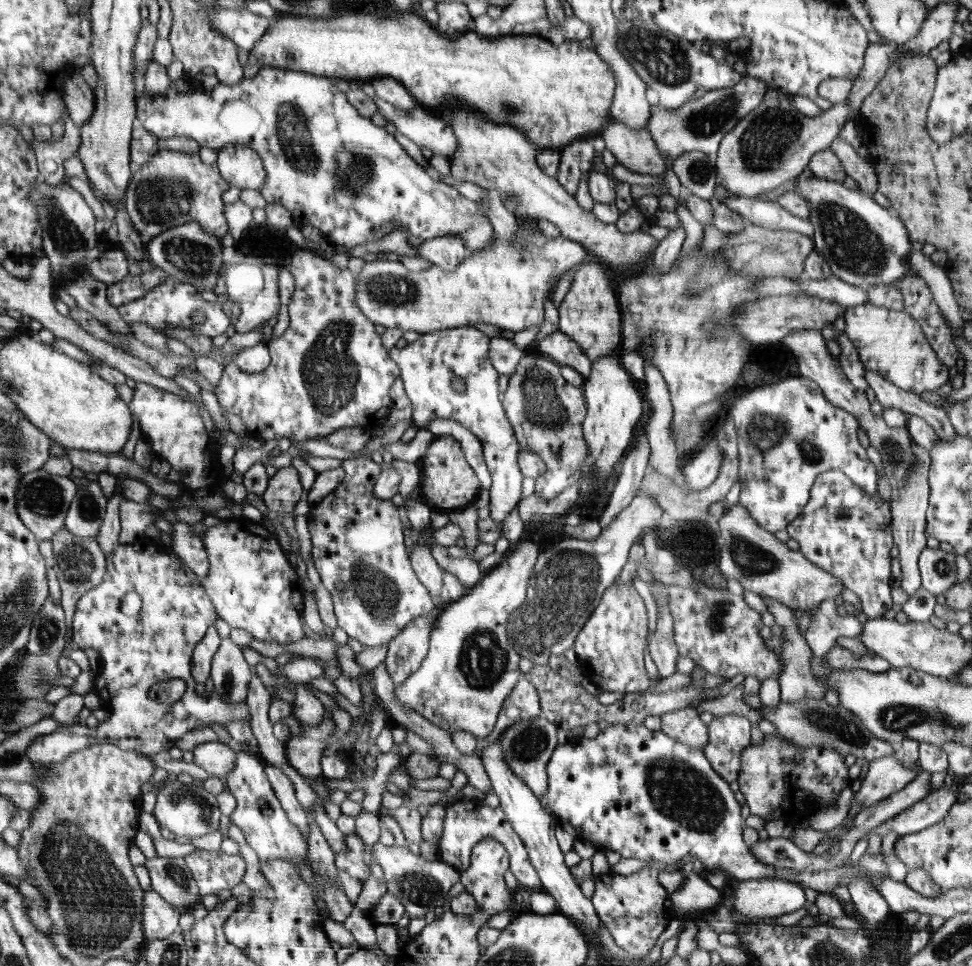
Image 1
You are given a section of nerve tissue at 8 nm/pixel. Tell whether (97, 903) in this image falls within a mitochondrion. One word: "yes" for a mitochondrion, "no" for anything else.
yes

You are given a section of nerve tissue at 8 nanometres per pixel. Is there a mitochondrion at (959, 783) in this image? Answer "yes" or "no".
no

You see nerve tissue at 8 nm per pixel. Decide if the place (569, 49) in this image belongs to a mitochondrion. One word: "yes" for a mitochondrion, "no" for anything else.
no

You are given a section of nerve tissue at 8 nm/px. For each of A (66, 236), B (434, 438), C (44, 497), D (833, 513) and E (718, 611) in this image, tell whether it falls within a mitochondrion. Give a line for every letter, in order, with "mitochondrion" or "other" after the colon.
A: mitochondrion
B: other
C: mitochondrion
D: mitochondrion
E: mitochondrion

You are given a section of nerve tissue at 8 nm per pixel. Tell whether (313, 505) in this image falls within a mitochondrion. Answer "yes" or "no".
no

